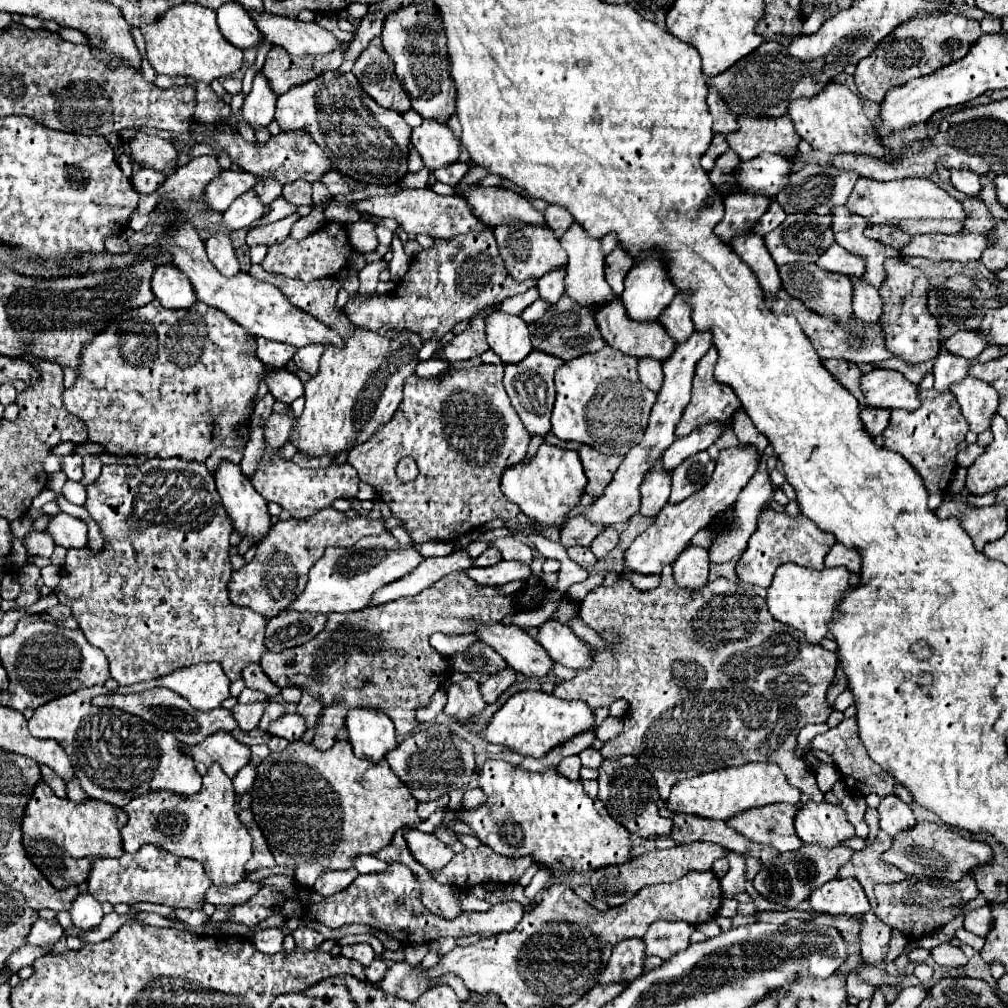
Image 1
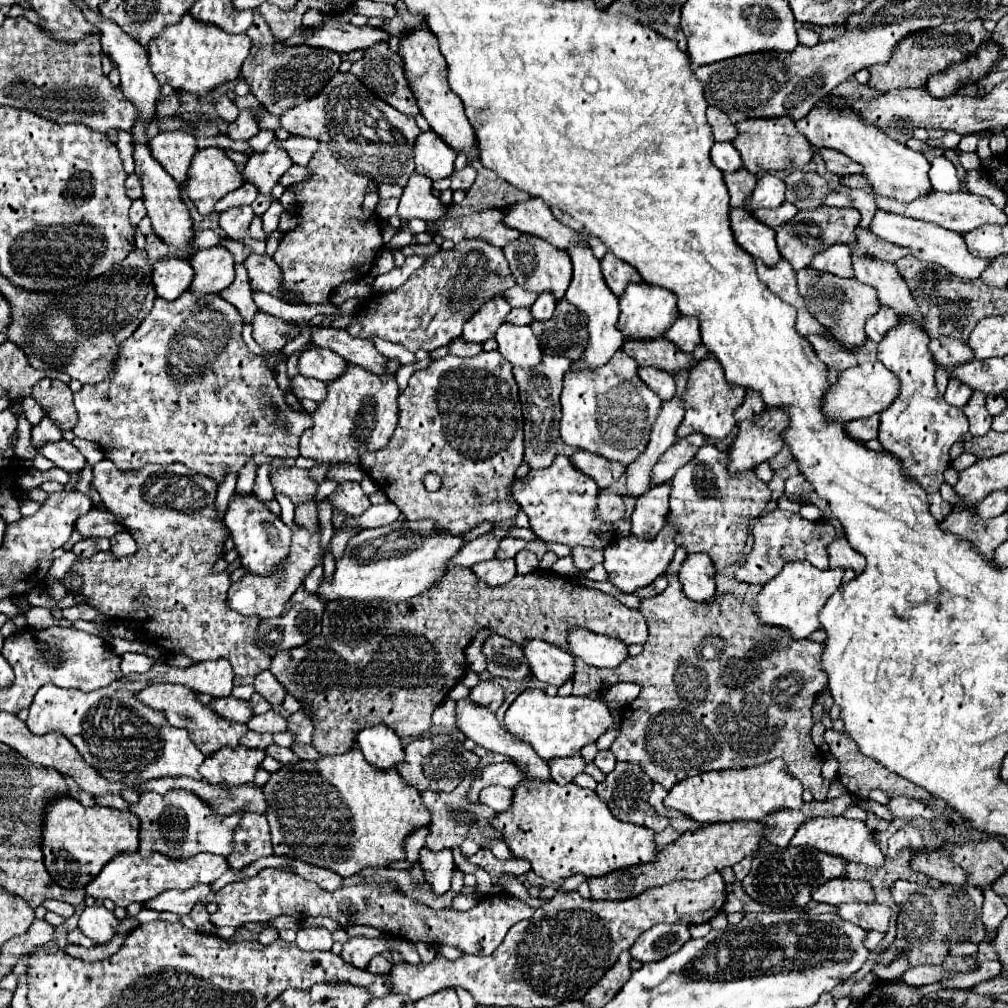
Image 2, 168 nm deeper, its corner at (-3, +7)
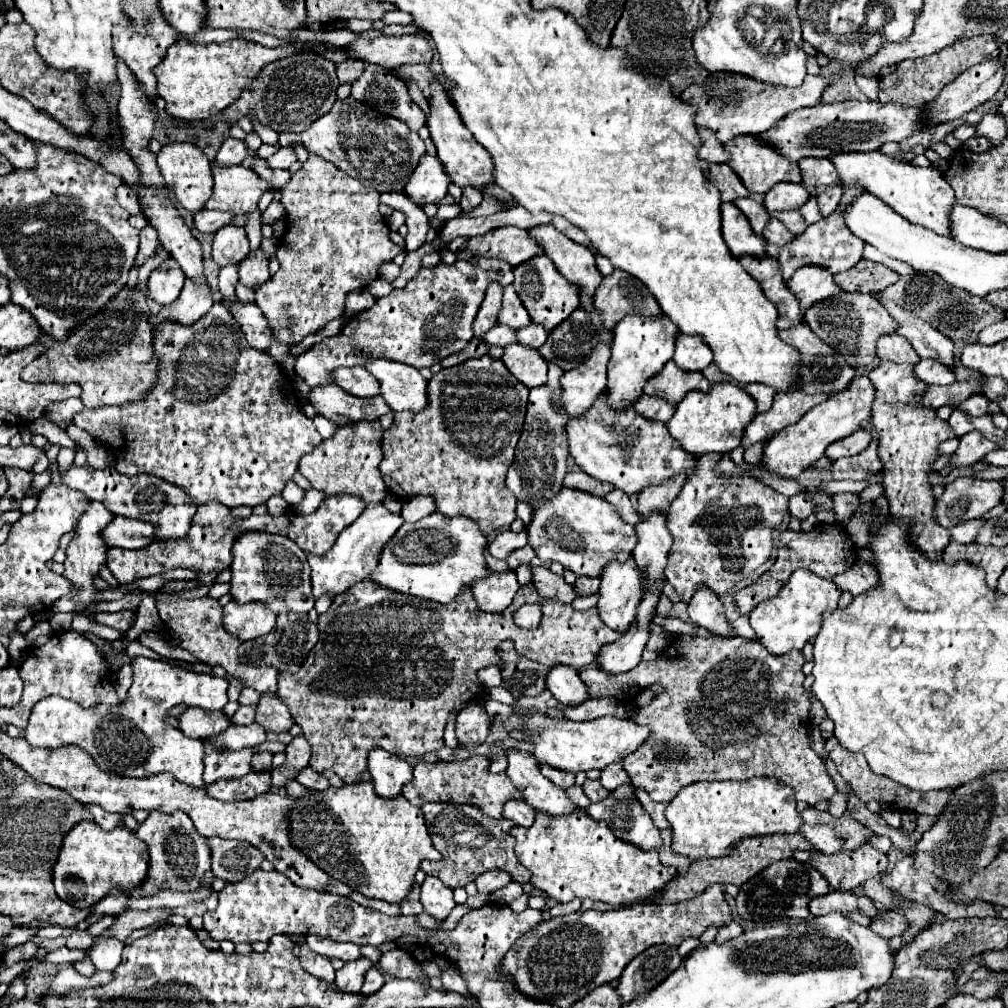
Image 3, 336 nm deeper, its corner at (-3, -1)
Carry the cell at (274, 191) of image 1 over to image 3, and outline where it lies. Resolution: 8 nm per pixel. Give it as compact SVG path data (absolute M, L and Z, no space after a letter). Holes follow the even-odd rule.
M200 210L194 214L194 224L200 232L216 232L218 228L232 222L236 214L232 212L220 212L220 210Z

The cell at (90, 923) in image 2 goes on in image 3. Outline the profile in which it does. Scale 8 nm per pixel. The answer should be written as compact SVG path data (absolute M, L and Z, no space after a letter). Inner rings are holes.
M98 936L94 940L94 944L90 946L90 960L98 970L114 970L120 960L122 960L122 948L124 944L120 940L116 940L114 936Z

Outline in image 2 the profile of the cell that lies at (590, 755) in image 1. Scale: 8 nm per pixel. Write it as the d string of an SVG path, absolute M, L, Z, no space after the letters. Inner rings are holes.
M604 750L604 752L598 752L596 758L594 758L594 764L604 772L604 774L610 774L616 766L616 758L610 750Z

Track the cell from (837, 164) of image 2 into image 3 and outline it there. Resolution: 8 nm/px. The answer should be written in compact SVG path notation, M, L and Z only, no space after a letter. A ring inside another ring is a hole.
M802 158L798 166L802 170L802 182L808 186L830 186L838 182L836 168L828 158Z

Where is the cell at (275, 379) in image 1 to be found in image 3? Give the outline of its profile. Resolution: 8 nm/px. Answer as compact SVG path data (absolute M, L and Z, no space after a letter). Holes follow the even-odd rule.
M334 384L316 386L308 394L310 404L316 412L334 424L360 422L364 418L380 418L390 412L390 406L380 398L356 398Z

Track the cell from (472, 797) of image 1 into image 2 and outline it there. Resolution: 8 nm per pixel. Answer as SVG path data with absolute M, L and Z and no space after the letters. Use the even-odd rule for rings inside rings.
M486 786L480 792L480 802L494 808L496 812L504 812L508 810L508 806L512 806L512 788L504 788L504 786Z

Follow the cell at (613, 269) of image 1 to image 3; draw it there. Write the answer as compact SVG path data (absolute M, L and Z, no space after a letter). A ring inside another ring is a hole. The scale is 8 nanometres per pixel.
M620 270L602 278L594 292L594 304L602 314L606 330L612 330L624 314L662 314L650 290L638 278Z

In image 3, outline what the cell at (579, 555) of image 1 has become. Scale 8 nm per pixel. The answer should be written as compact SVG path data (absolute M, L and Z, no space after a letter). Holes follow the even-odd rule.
M580 576L576 580L576 592L578 592L578 596L594 594L594 592L598 592L598 584L600 584L600 580L596 576Z

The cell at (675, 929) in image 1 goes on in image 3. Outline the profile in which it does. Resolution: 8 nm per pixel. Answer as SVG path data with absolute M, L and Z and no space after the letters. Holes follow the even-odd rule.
M668 944L650 946L644 954L638 954L620 976L618 994L622 996L622 1002L630 1002L636 990L652 990L652 986L658 986L672 970L676 970L676 966L680 966L680 962L678 946Z

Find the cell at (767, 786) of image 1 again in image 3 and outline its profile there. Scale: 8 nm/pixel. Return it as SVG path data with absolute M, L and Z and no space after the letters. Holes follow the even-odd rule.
M772 776L750 780L696 782L682 788L666 806L666 820L672 828L672 848L690 860L728 854L728 848L744 836L796 832L802 816L796 810L792 786Z

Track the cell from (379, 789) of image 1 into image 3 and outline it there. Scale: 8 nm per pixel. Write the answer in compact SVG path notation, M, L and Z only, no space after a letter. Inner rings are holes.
M360 780L354 784L342 784L340 788L328 786L328 790L312 790L310 796L296 798L292 810L288 812L290 840L306 858L310 858L318 868L322 868L330 878L336 878L368 898L378 898L386 902L400 902L406 898L414 884L414 874L424 858L440 860L442 854L430 842L426 830L424 814L420 808L412 806L402 794L396 798L380 798L374 792L372 782Z

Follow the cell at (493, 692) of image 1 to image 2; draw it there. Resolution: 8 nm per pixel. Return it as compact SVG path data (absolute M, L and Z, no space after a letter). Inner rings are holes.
M486 680L486 682L480 682L476 688L472 688L470 700L476 702L478 706L490 708L490 712L496 712L500 708L500 704L504 702L504 692L498 682Z

